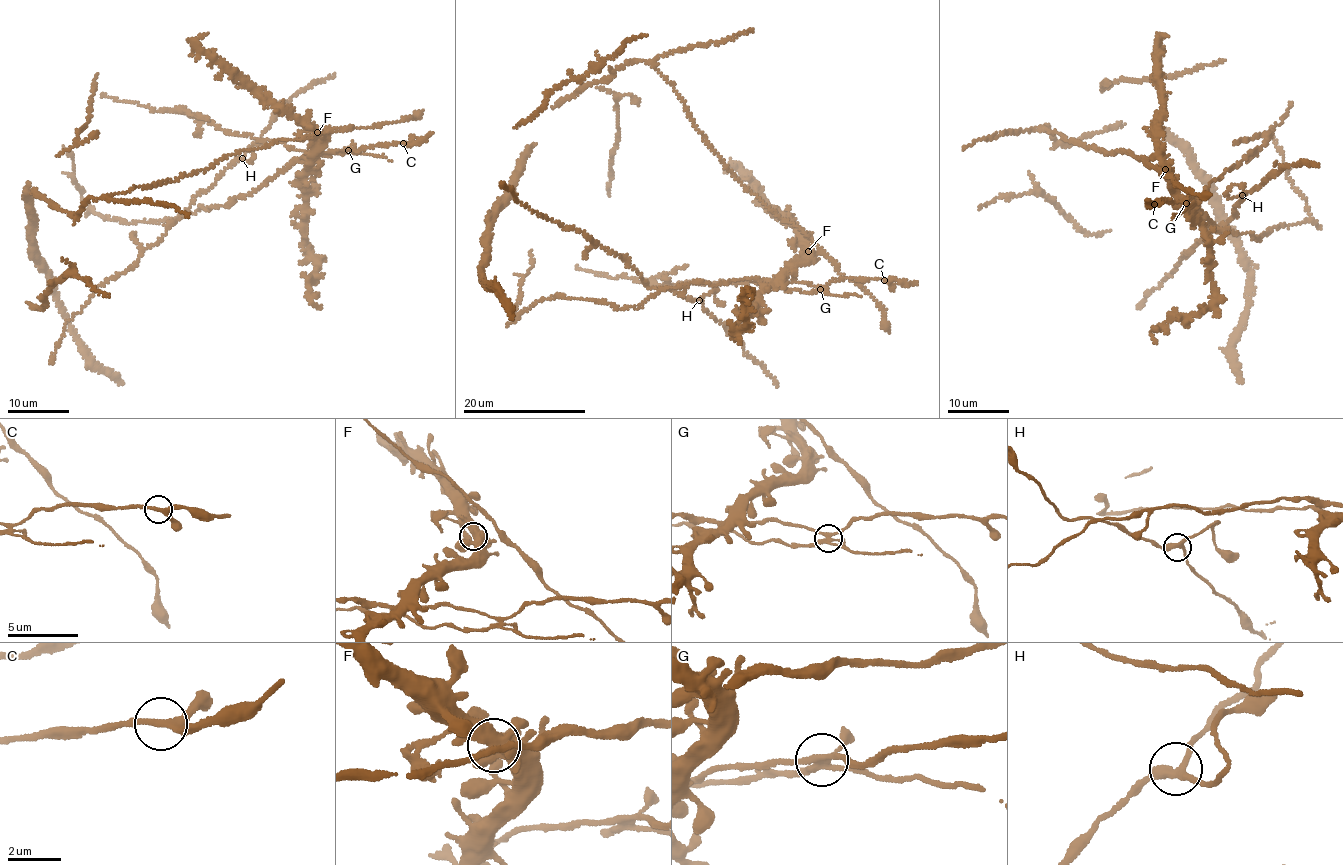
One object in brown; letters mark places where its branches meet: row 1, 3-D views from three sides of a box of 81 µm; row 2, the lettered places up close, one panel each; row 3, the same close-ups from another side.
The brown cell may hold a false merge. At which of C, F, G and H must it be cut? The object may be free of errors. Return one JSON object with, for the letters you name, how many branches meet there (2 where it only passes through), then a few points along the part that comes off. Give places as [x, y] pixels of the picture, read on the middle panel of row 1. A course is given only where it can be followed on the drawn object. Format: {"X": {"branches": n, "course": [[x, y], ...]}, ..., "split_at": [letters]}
{"G": {"branches": 5, "course": [[819, 289], [812, 292], [785, 291], [778, 286], [756, 282], [697, 282], [658, 287], [576, 267]]}, "split_at": ["G"]}

